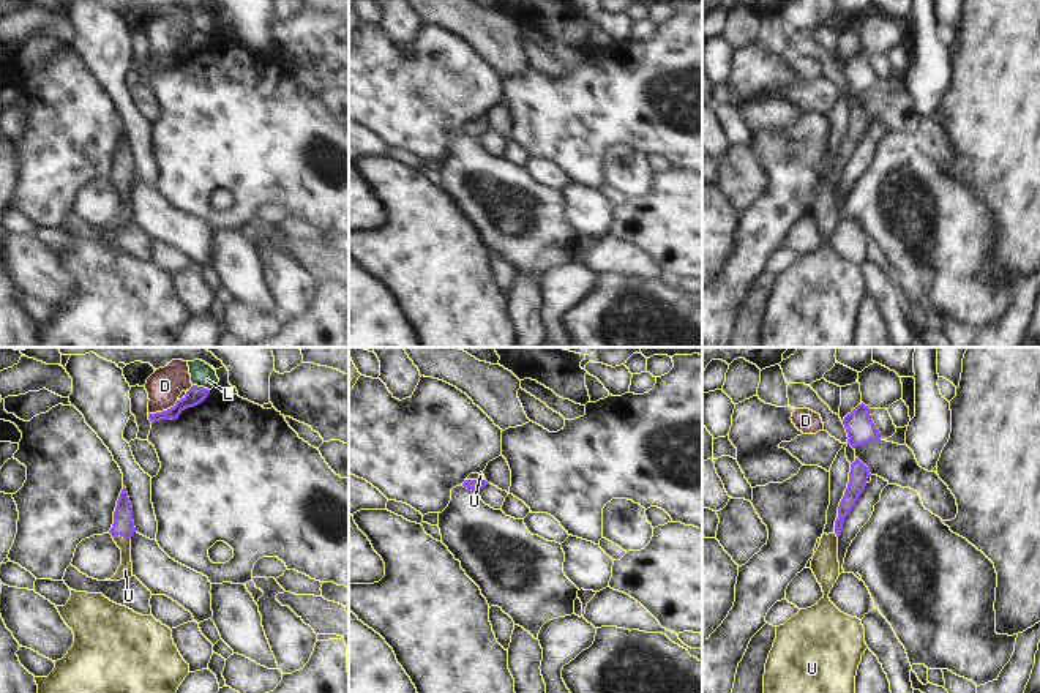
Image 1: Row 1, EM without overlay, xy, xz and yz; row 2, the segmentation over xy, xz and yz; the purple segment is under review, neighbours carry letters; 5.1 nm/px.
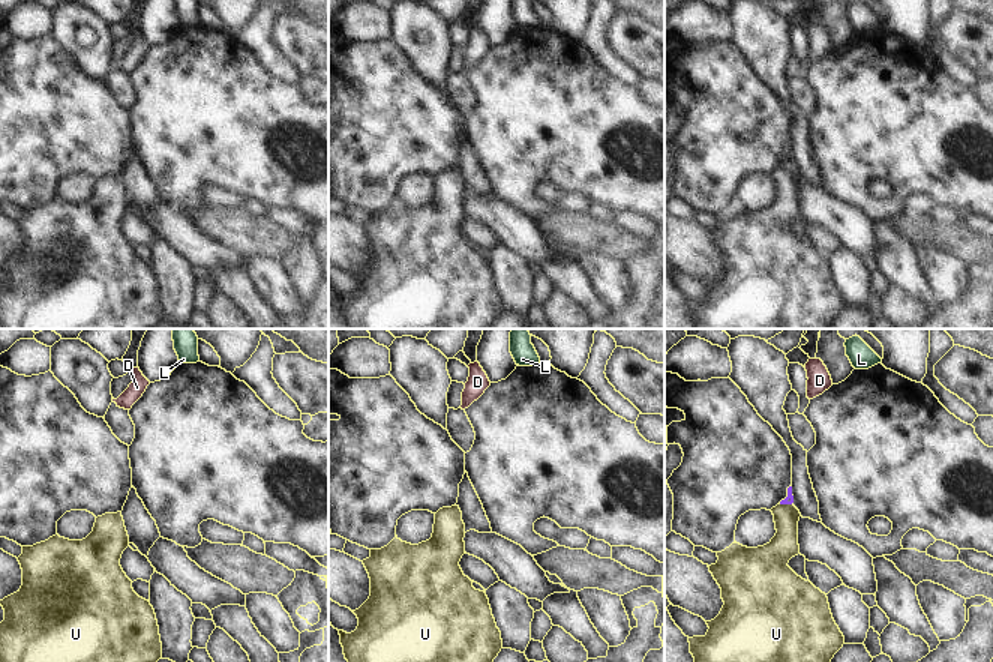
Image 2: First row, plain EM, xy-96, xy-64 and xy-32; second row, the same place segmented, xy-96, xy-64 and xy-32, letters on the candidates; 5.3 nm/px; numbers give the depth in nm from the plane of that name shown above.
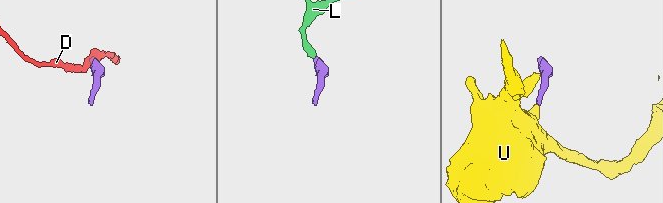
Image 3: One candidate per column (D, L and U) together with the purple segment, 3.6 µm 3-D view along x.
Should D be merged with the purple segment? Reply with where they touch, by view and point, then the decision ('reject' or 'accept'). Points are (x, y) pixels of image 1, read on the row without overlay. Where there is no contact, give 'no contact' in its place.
contact xy (163, 57); reject

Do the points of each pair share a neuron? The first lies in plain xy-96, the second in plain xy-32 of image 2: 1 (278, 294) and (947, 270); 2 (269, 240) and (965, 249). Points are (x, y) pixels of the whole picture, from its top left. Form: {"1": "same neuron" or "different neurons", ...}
{"1": "same neuron", "2": "same neuron"}

